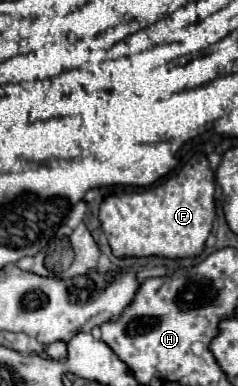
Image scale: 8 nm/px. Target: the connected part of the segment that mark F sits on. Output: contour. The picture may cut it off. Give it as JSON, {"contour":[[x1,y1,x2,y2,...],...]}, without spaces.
{"contour":[[196,152,180,172,142,192,110,194,100,204,102,230,114,256,198,256,214,222,214,172,208,158]]}

